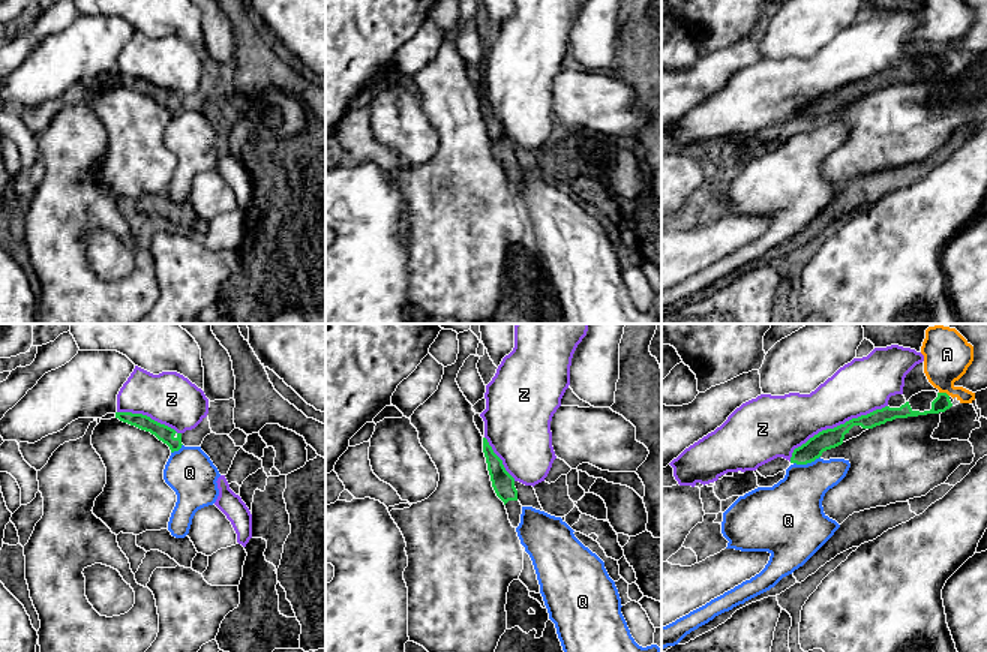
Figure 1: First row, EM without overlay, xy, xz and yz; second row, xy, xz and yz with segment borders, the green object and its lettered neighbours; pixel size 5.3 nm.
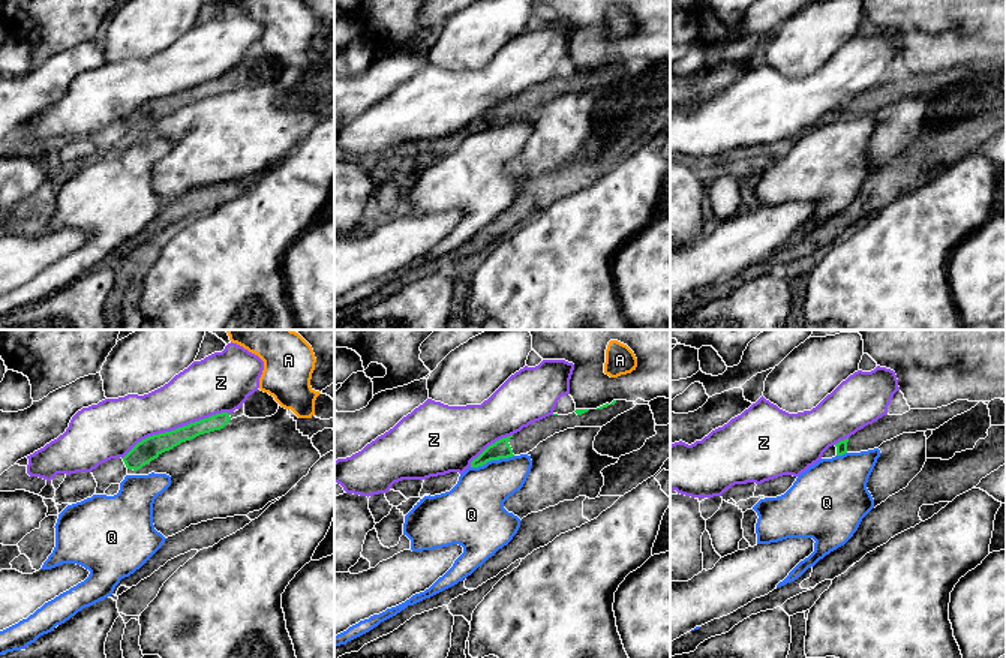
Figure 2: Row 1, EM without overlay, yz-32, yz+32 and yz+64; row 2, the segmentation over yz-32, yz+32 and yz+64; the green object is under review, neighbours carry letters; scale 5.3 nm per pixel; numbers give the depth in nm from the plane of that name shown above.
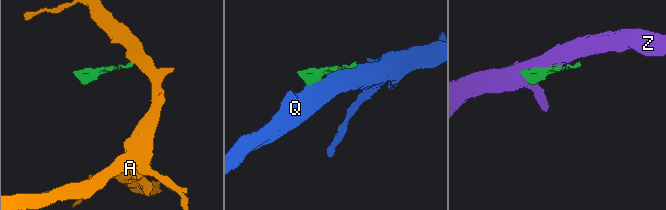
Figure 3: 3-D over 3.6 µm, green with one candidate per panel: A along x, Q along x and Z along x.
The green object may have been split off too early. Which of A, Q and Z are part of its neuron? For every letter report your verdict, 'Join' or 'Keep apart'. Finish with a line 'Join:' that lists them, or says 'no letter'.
A: Keep apart
Q: Keep apart
Z: Keep apart
Join: no letter

